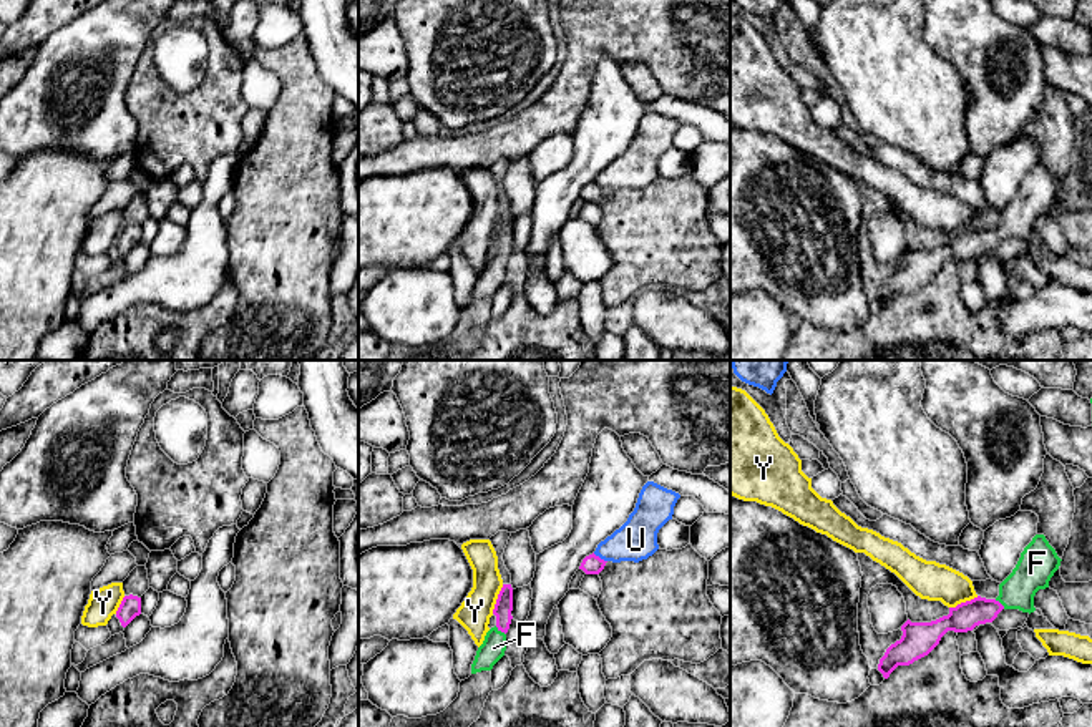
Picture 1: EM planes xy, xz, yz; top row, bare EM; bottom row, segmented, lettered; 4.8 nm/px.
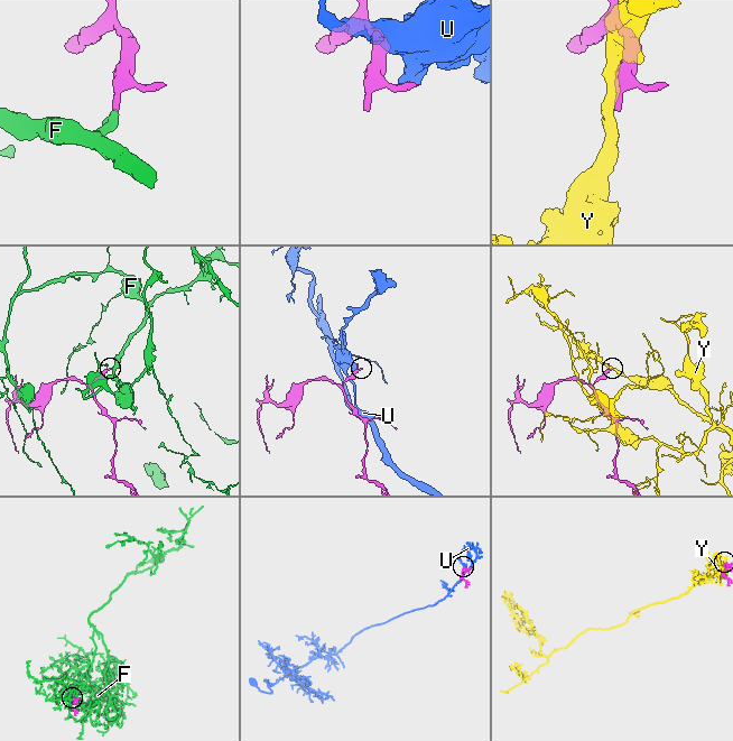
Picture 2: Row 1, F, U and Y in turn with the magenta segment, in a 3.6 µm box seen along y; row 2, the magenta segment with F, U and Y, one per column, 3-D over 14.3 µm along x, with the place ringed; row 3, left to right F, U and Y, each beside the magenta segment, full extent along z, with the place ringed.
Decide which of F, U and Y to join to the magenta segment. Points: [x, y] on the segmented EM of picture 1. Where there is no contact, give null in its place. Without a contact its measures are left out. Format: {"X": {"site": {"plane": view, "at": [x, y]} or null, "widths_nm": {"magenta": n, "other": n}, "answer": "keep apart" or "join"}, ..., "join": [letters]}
{"F": {"site": {"plane": "xz", "at": [500, 629]}, "widths_nm": {"magenta": 90, "other": 120}, "answer": "join"}, "U": {"site": {"plane": "xz", "at": [598, 556]}, "widths_nm": {"magenta": 100, "other": 200}, "answer": "keep apart"}, "Y": {"site": {"plane": "xz", "at": [497, 600]}, "widths_nm": {"magenta": 90, "other": 160}, "answer": "keep apart"}, "join": ["F"]}

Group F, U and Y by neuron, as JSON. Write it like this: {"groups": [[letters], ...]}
{"groups": [["F"], ["U"], ["Y"]]}

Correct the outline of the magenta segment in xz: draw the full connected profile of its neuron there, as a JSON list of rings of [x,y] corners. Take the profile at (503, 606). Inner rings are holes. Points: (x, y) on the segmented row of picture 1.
[[[503,584],[493,609],[493,614],[496,616],[496,626],[486,632],[483,644],[478,647],[471,664],[471,674],[491,671],[493,666],[505,656],[506,632],[513,619],[511,611],[513,588],[511,584]]]

